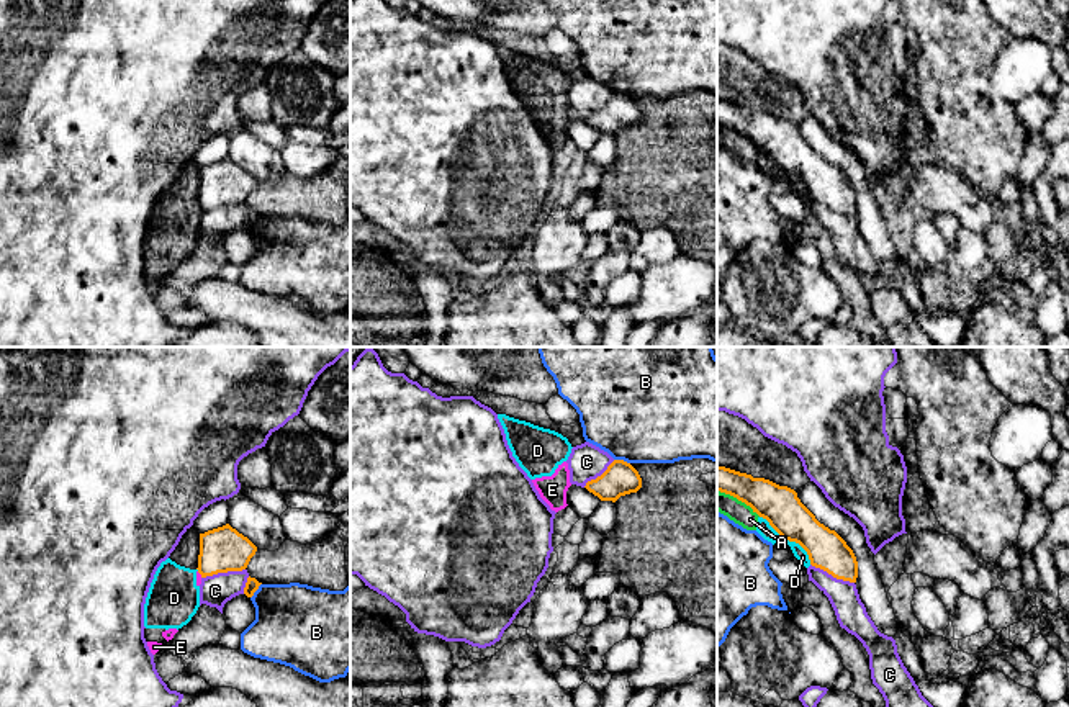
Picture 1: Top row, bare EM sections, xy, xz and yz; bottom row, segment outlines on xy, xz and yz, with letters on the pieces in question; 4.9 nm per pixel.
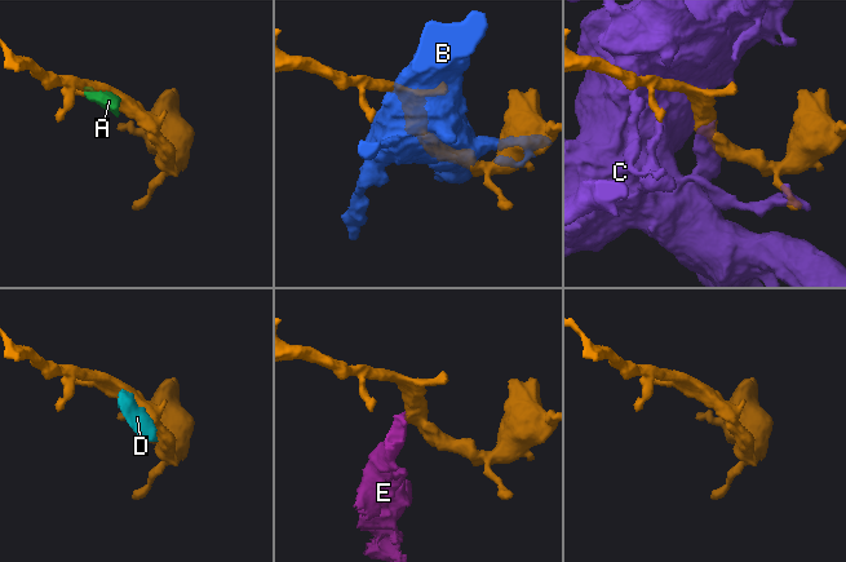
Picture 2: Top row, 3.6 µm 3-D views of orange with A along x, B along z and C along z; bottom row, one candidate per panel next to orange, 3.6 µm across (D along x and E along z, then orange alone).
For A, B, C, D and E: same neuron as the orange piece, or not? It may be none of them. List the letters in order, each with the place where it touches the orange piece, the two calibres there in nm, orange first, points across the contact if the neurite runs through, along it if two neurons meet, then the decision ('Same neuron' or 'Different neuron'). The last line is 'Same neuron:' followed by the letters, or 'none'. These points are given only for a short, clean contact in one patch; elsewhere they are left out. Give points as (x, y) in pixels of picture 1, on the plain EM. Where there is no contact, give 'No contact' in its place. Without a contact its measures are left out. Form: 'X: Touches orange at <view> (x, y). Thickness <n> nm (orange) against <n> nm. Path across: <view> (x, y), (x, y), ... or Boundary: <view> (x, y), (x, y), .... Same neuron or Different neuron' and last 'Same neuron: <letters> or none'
A: Touches orange at yz (739, 133). Thickness 190 nm (orange) against 110 nm. Different neuron
B: Touches orange at xz (622, 94). Thickness 170 nm (orange) against 480 nm. Different neuron
C: Touches orange at xy (223, 205). Thickness 220 nm (orange) against 160 nm. Different neuron
D: Touches orange at yz (789, 174). Thickness 190 nm (orange) against 70 nm. Different neuron
E: Touches orange at xy (200, 207). Thickness 220 nm (orange) against 30 nm. Boundary: xy (197, 205), (202, 210). Different neuron
Same neuron: none

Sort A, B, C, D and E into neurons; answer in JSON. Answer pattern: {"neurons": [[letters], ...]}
{"neurons": [["A", "D", "E"], ["B"], ["C"]]}

